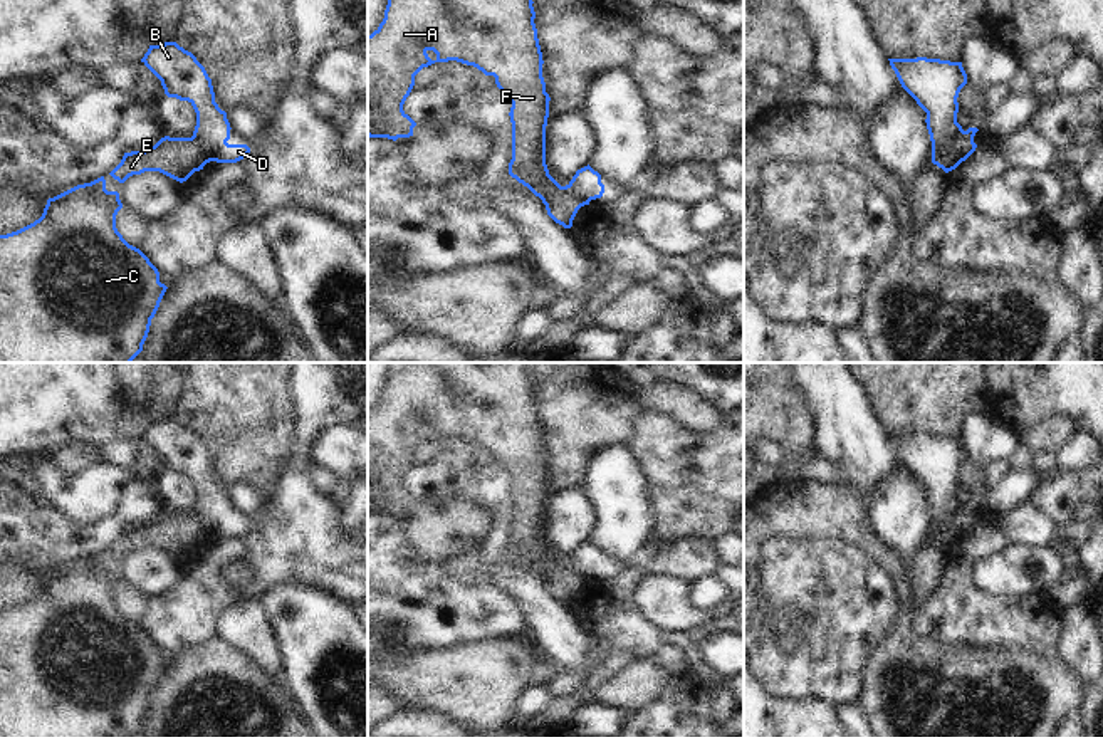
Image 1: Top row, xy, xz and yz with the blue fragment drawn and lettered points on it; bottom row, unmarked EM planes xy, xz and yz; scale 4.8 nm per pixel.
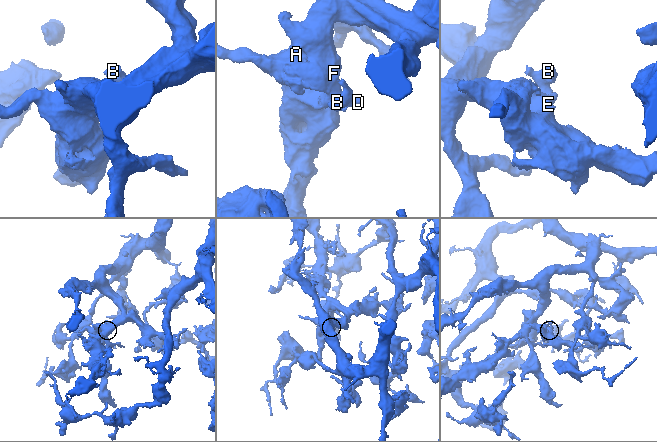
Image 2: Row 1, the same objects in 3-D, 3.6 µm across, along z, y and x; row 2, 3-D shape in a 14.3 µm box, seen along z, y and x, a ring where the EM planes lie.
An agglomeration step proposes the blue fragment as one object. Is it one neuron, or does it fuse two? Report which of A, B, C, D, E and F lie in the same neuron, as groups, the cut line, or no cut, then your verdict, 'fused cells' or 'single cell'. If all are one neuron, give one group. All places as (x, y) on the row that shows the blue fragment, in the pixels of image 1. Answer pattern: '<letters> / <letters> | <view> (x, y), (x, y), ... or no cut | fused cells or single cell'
A C E F / B D | yz (962, 130), (946, 150), (932, 156) | fused cells

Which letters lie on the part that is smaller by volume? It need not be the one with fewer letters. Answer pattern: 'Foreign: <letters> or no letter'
Foreign: B, D

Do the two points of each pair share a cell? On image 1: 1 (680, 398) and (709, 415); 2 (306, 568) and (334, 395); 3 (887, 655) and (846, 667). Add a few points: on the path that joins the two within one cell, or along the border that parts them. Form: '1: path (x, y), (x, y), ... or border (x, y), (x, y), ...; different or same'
1: path (687, 405), (702, 415); same
2: path (301, 524), (303, 439); same
3: border (890, 630), (868, 653), (857, 700); different

